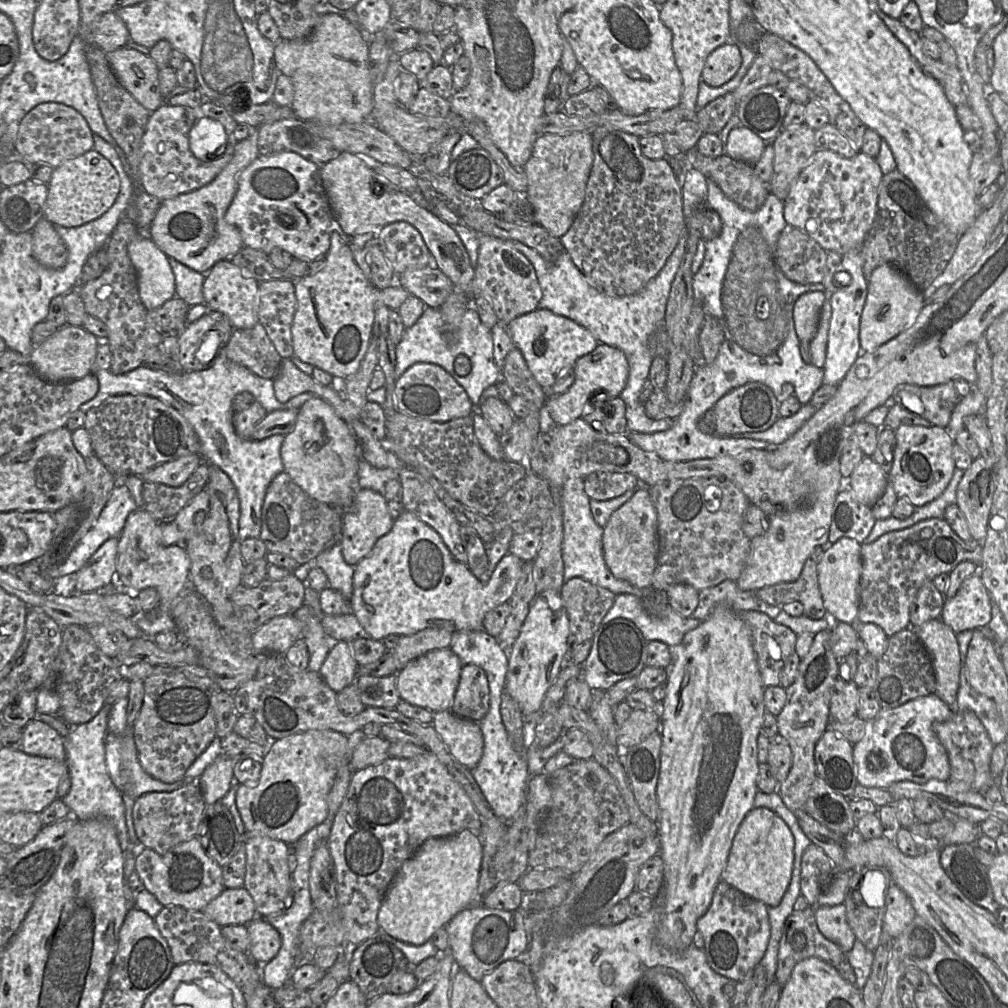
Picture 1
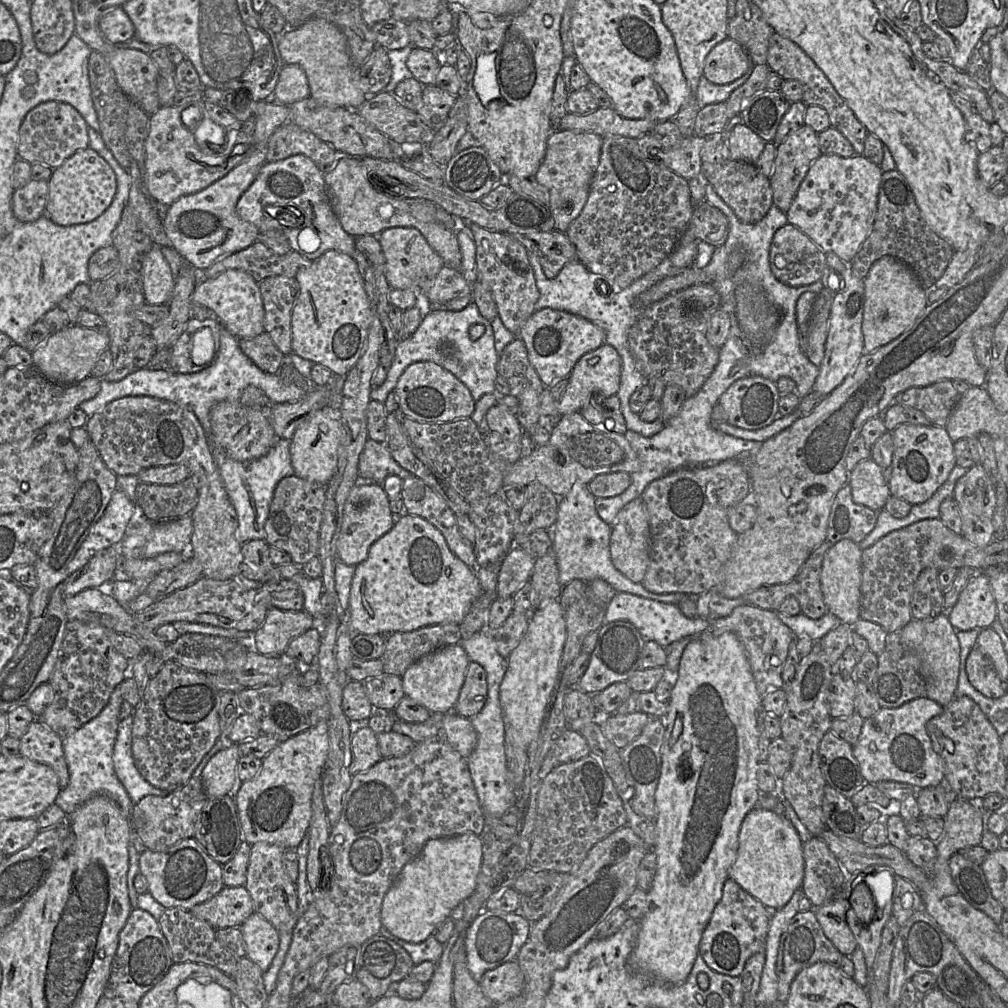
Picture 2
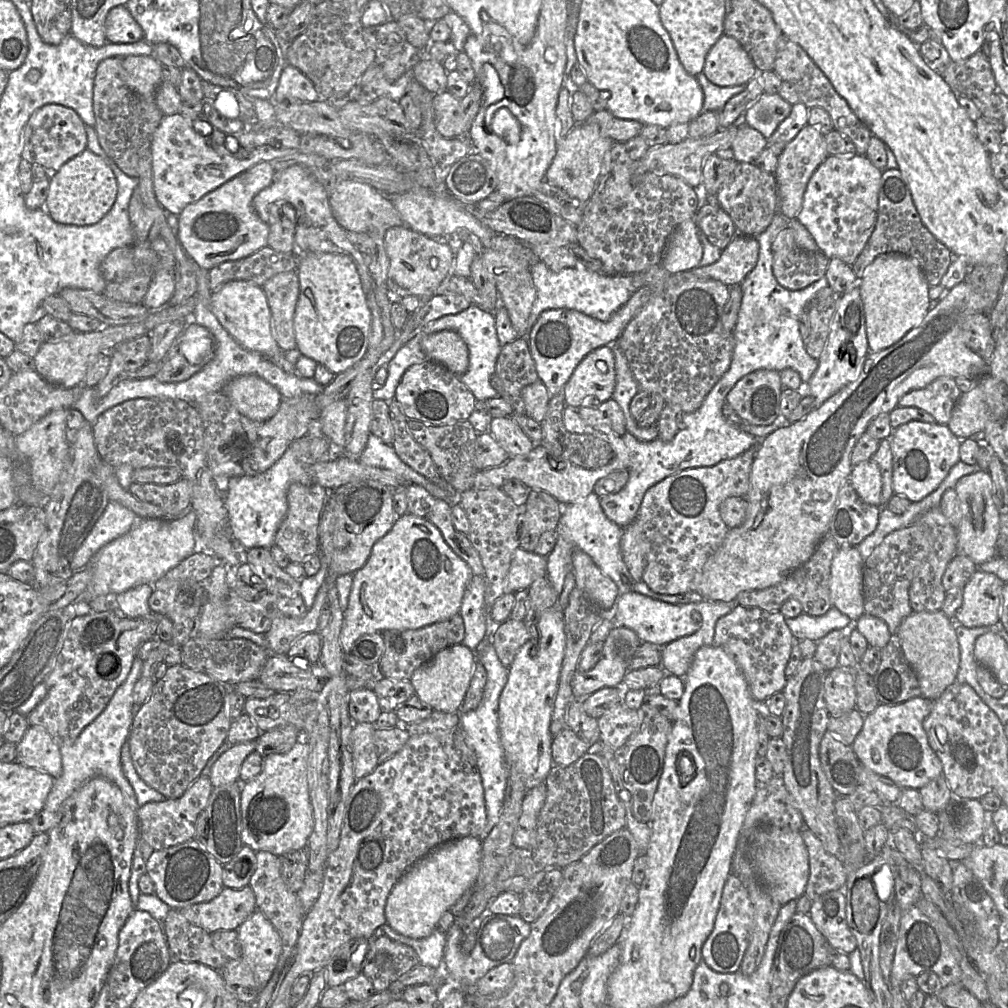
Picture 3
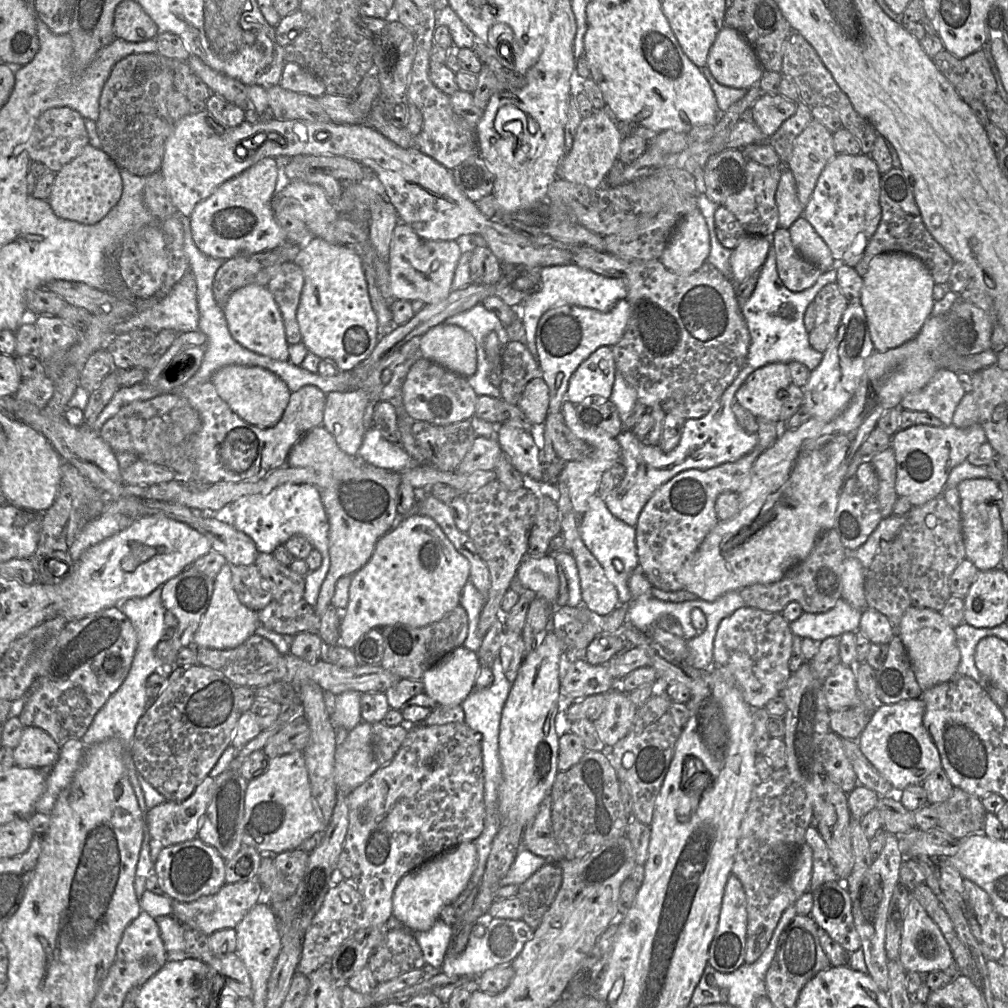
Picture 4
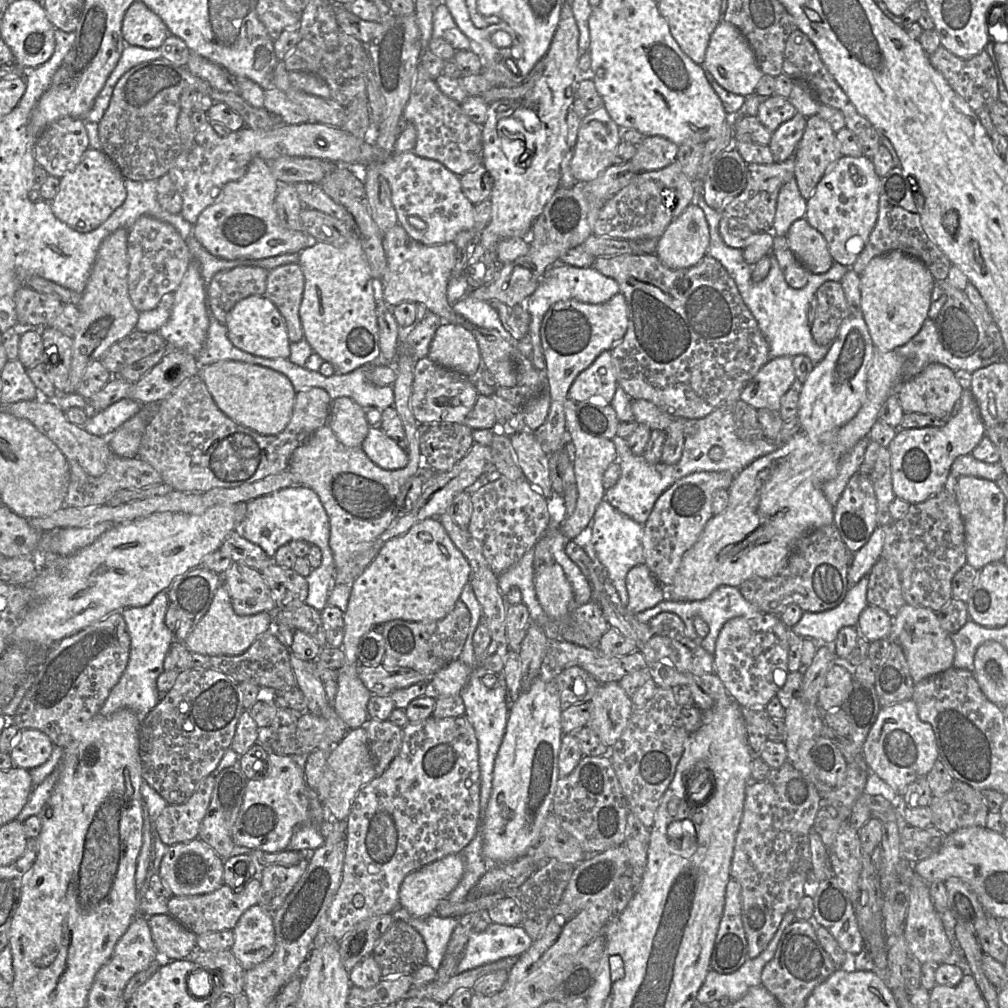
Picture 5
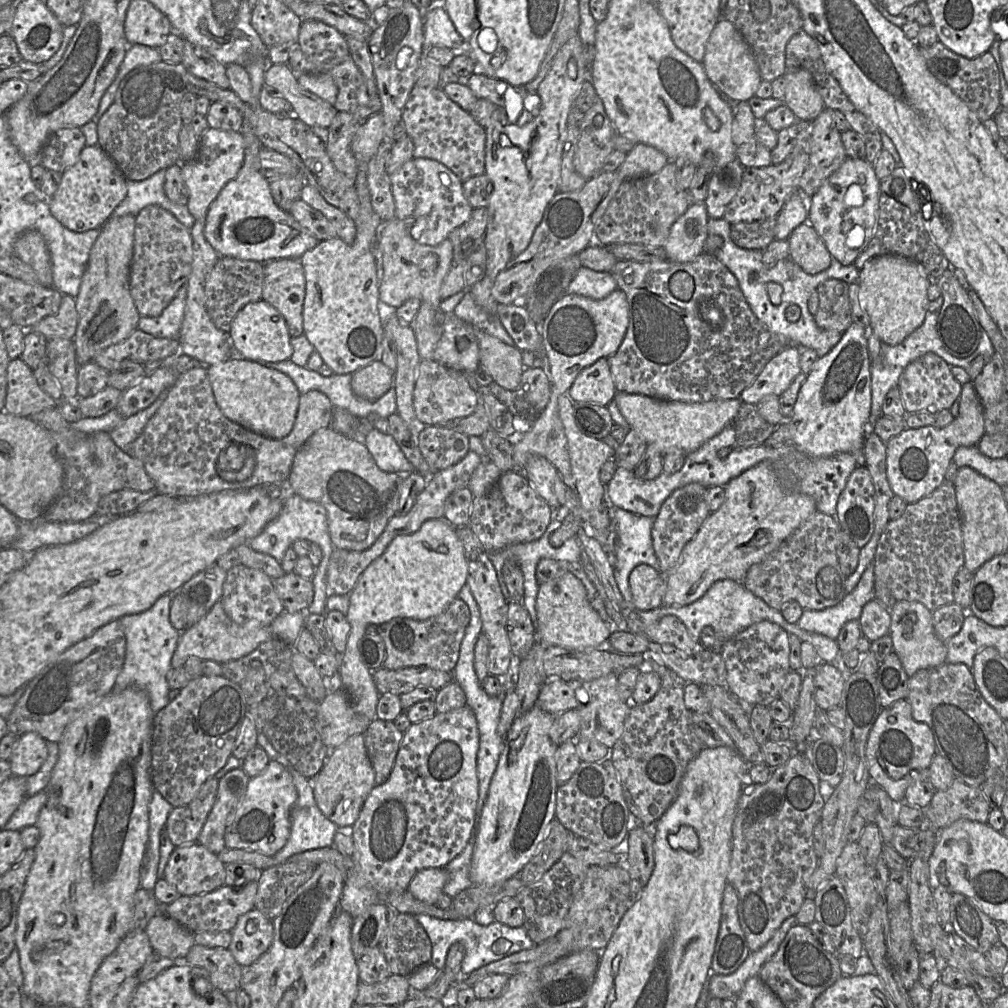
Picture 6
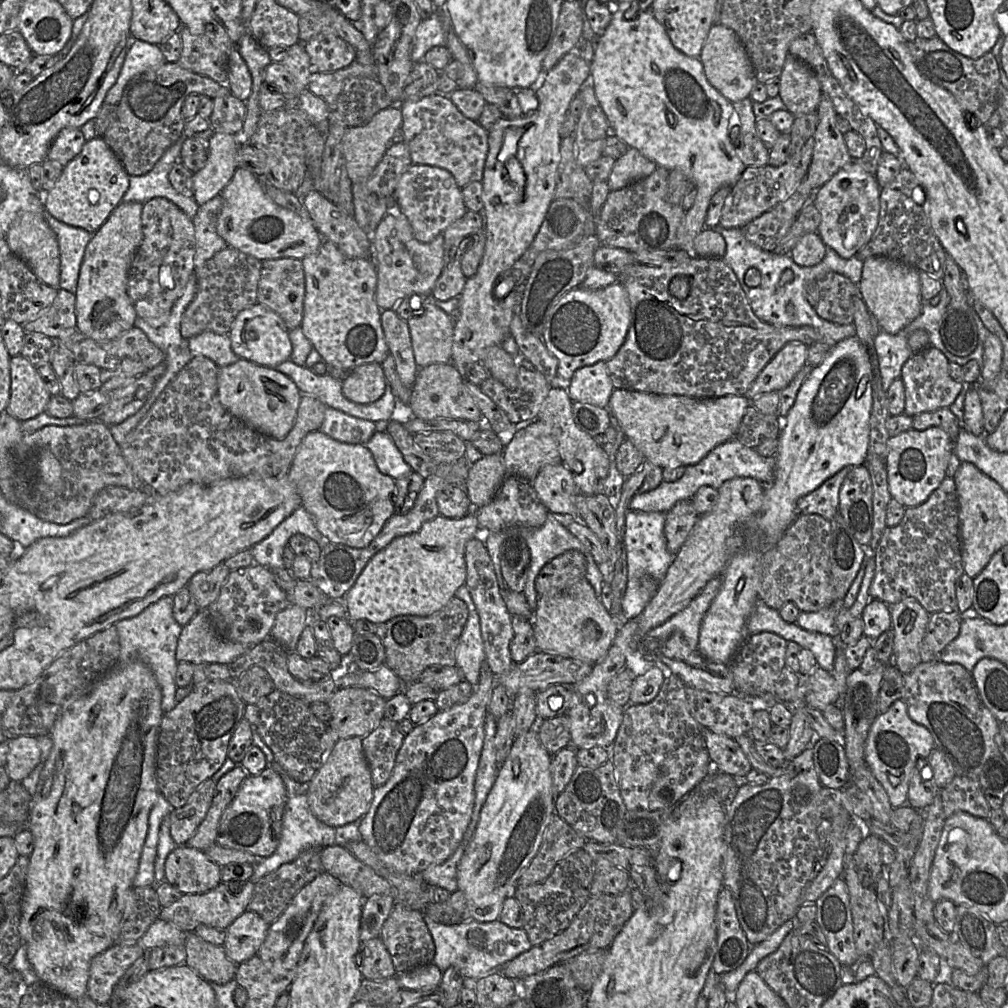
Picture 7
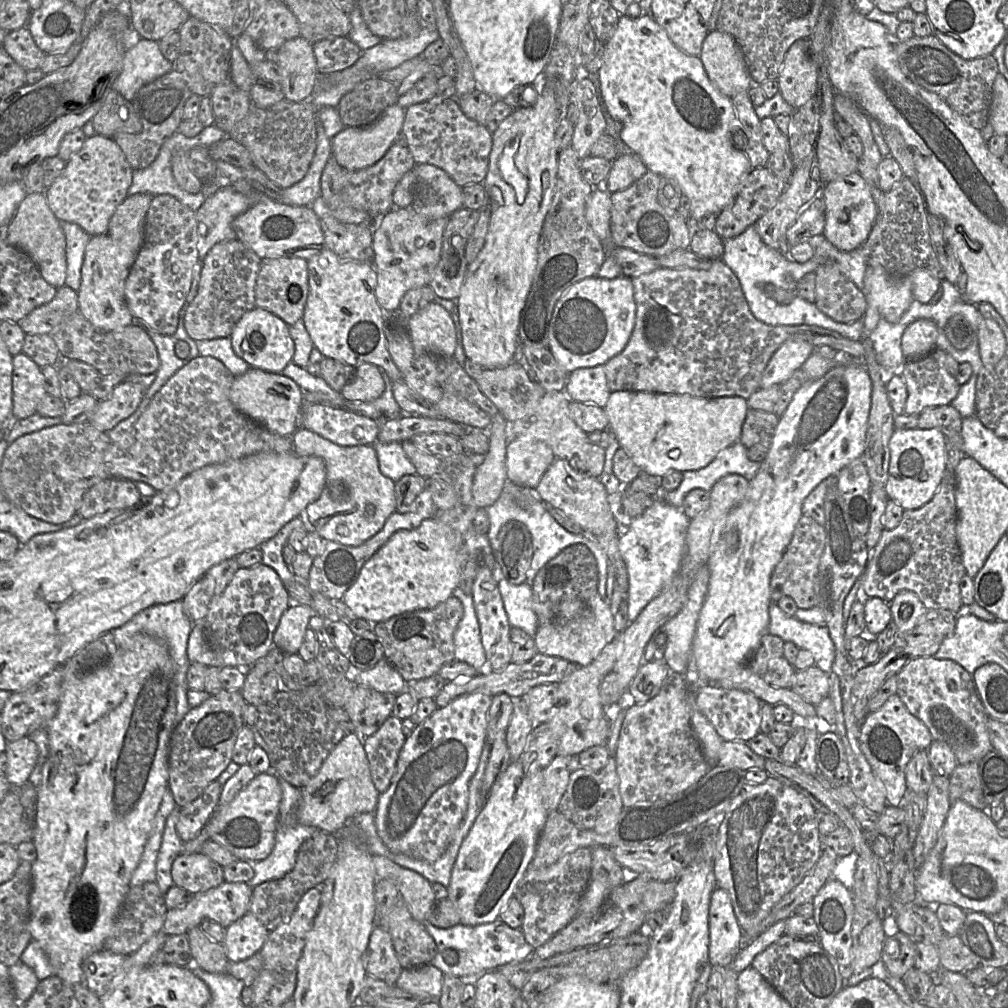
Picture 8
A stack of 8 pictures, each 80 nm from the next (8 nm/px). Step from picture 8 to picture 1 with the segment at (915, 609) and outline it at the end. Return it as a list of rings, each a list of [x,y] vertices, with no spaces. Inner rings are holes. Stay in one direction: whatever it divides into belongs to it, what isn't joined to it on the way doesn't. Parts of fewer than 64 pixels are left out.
[[[940,618],[912,628],[931,658],[935,678],[935,694],[954,712],[960,682],[960,652],[957,634]]]

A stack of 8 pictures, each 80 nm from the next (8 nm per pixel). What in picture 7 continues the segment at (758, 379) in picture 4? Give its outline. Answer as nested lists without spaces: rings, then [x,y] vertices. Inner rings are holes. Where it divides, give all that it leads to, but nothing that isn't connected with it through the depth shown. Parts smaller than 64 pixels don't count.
[[[800,341],[784,345],[760,371],[744,396],[753,400],[770,391],[781,391],[807,363],[808,346]]]

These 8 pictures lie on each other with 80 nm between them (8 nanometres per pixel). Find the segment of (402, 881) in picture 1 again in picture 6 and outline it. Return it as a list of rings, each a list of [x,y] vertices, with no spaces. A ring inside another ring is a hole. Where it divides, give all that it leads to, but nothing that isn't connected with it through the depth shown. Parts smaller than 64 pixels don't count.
[[[427,868],[419,871],[411,880],[408,891],[427,904],[436,904],[443,893],[448,875],[444,868]]]

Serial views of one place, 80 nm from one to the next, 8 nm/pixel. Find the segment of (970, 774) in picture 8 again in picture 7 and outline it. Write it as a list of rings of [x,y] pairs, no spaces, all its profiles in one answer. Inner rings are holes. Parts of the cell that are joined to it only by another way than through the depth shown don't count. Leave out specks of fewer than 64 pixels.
[[[955,775],[939,794],[946,818],[956,812],[967,812],[988,819],[992,810],[984,797],[979,779]]]

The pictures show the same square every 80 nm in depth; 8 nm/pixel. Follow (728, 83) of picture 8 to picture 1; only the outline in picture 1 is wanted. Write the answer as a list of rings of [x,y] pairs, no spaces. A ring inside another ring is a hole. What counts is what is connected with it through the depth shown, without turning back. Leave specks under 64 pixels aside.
[[[728,41],[708,55],[702,71],[702,80],[711,87],[722,86],[737,74],[741,64],[738,45]]]

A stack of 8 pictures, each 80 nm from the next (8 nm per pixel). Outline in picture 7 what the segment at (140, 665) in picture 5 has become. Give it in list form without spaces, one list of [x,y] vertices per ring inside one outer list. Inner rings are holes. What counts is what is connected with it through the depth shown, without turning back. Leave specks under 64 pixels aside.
[[[164,596],[138,615],[120,620],[114,625],[120,642],[119,664],[136,660],[145,663],[154,673],[161,688],[163,713],[171,711],[178,703],[175,698],[175,675],[178,667],[175,654],[183,628],[173,617],[173,596]]]

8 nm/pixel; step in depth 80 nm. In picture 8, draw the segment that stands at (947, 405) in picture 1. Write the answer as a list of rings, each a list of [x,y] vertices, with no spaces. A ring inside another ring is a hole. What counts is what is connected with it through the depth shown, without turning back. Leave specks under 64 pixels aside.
[[[935,348],[930,354],[922,358],[905,361],[899,371],[908,393],[902,414],[920,415],[925,409],[950,405],[957,396],[961,386],[956,381],[955,376],[952,376],[946,370],[946,355],[947,353],[944,350]]]

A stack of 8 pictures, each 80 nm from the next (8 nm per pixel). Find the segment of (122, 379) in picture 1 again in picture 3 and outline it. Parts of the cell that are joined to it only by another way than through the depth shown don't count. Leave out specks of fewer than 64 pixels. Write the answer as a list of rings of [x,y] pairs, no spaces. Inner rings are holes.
[[[196,265],[197,291],[195,294],[195,308],[191,321],[206,328],[213,338],[213,355],[202,370],[189,379],[176,383],[163,383],[155,377],[133,379],[127,378],[118,383],[103,398],[98,398],[94,388],[84,387],[78,400],[72,408],[82,413],[85,420],[93,424],[106,410],[121,404],[127,400],[137,398],[180,399],[194,404],[202,396],[212,392],[222,392],[226,384],[232,379],[242,375],[257,375],[273,385],[281,394],[282,398],[291,398],[301,394],[318,394],[322,387],[313,378],[306,378],[296,373],[289,373],[277,366],[270,359],[259,353],[242,347],[221,325],[217,317],[210,309],[210,297],[212,291],[208,280],[209,270]],[[290,446],[286,449],[286,451],[283,453],[283,455],[266,471],[254,475],[254,476],[237,476],[237,477],[230,477],[225,480],[219,480],[219,482],[224,482],[224,485],[226,487],[226,494],[225,494],[225,507],[228,511],[228,517],[229,517],[229,526],[231,528],[231,534],[232,537],[244,548],[250,549],[250,548],[255,548],[255,547],[262,547],[262,548],[268,548],[270,549],[272,546],[275,545],[275,534],[276,531],[283,520],[286,512],[287,512],[287,490],[290,484],[298,482],[302,484],[316,484],[313,483],[310,479],[310,475],[308,473],[307,466],[311,464],[307,463],[300,463],[294,456],[292,449]]]

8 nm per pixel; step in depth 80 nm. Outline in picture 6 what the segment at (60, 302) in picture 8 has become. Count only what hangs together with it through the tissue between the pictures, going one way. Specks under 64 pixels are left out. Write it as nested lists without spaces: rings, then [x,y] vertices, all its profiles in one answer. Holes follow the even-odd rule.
[[[62,294],[59,310],[35,324],[32,330],[43,334],[47,339],[63,338],[73,340],[78,323],[76,300]]]

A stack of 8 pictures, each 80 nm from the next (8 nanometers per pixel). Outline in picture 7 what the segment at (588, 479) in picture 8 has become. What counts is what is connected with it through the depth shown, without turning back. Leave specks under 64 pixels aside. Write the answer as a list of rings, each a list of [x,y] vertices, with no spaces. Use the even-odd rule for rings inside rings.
[[[563,463],[543,466],[531,483],[550,513],[570,514],[577,518],[574,496],[580,492],[572,471]]]

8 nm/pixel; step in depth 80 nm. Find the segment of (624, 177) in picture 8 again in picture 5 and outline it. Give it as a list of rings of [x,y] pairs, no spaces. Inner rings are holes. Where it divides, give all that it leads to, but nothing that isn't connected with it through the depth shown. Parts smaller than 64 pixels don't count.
[[[661,136],[645,137],[630,162],[638,173],[662,169],[674,161],[679,146]]]

